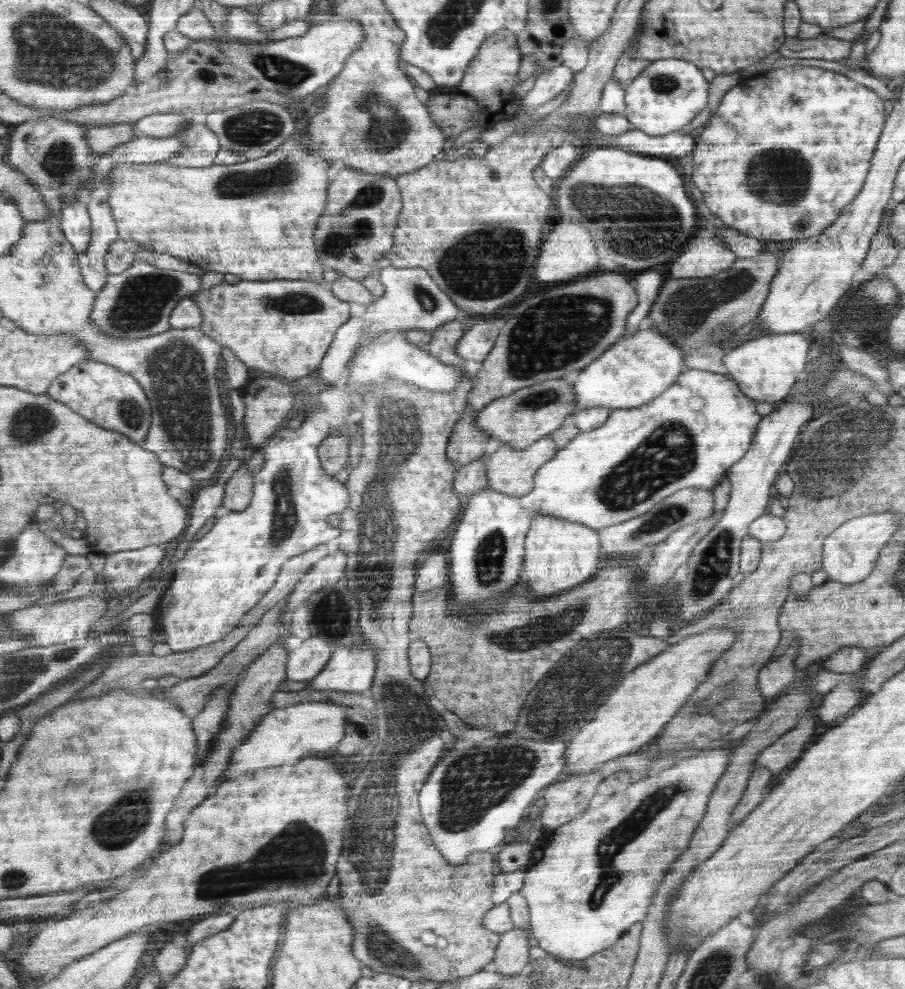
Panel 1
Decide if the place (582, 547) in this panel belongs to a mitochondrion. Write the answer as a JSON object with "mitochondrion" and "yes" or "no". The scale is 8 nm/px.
{"mitochondrion":"no"}

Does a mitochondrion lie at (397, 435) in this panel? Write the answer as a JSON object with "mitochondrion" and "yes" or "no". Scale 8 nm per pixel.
{"mitochondrion":"yes"}

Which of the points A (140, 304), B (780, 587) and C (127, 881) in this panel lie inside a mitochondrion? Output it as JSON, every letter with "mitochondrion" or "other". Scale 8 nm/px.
{"A":"mitochondrion","B":"other","C":"other"}

